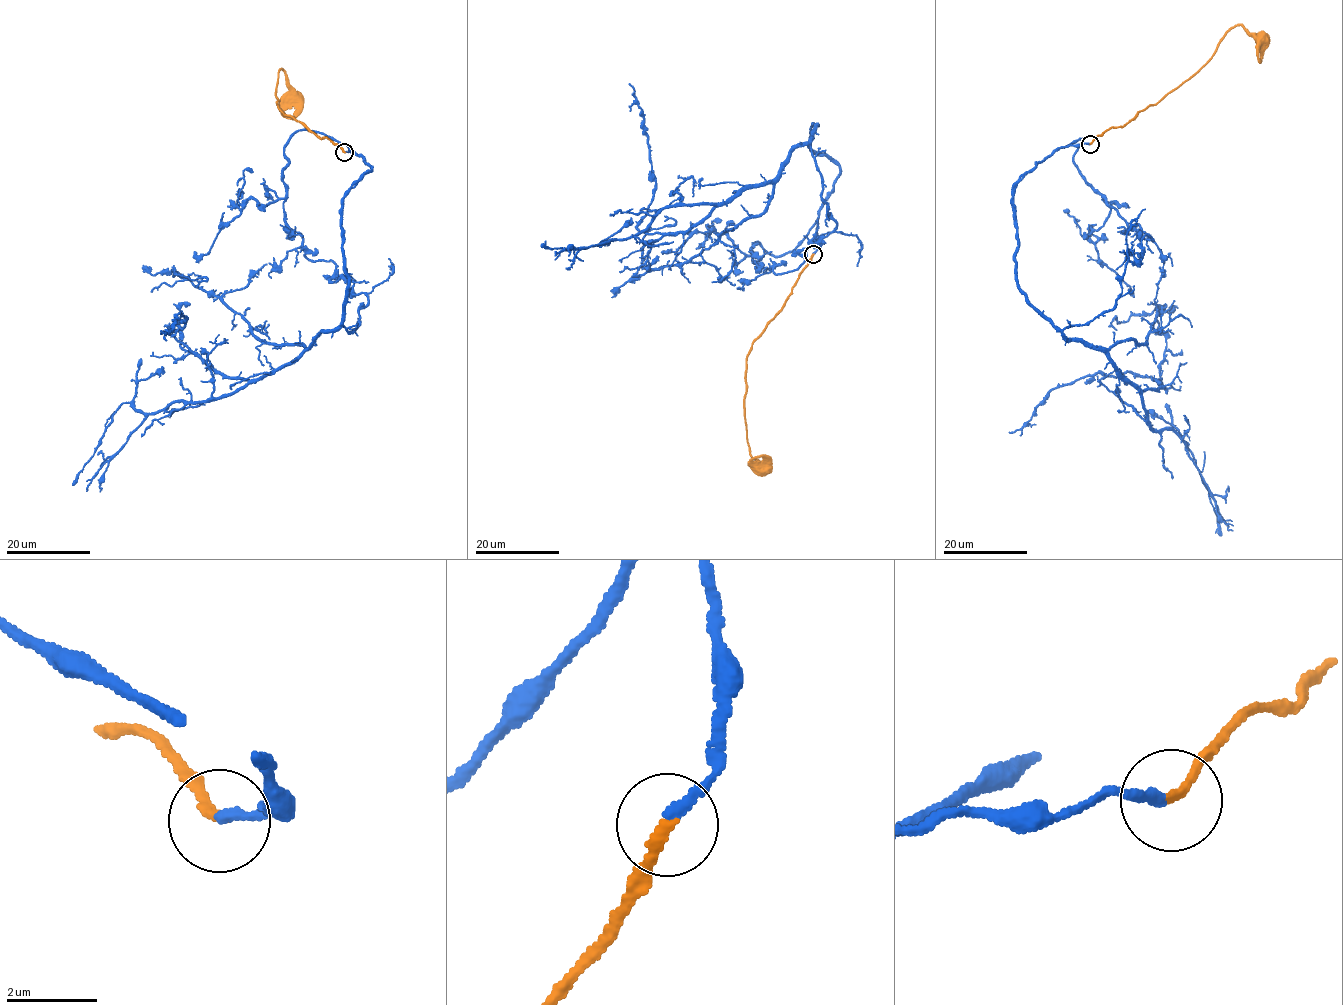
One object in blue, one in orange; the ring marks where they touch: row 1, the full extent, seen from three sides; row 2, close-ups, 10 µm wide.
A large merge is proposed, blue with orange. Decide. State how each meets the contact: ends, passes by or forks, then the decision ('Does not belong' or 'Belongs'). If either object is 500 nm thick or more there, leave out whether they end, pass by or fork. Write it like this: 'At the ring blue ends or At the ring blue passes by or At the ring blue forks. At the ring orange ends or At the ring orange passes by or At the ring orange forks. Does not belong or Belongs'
At the ring blue ends. At the ring orange ends. Belongs

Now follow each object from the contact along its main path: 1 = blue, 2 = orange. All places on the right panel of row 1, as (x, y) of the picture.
1: (1089, 143), (1017, 182), (1015, 278), (1064, 338), (1160, 388), (1087, 375), (1009, 432)
2: (1090, 143), (1093, 138), (1120, 127), (1185, 82), (1210, 59), (1220, 39), (1232, 28), (1240, 25), (1259, 41)

